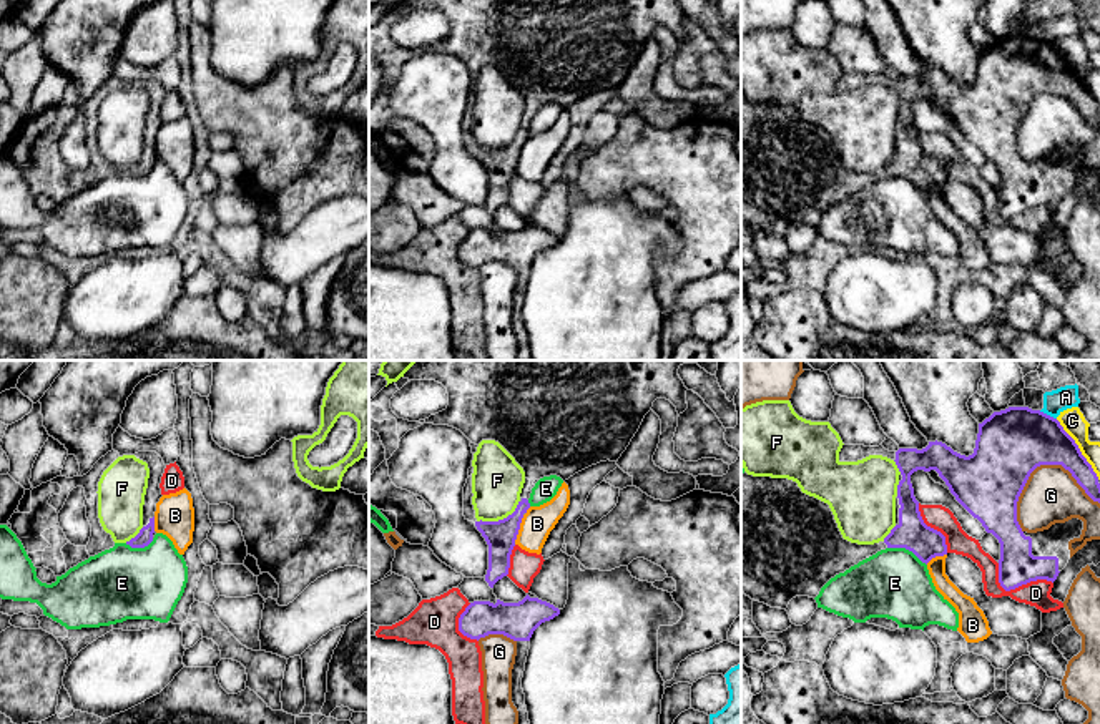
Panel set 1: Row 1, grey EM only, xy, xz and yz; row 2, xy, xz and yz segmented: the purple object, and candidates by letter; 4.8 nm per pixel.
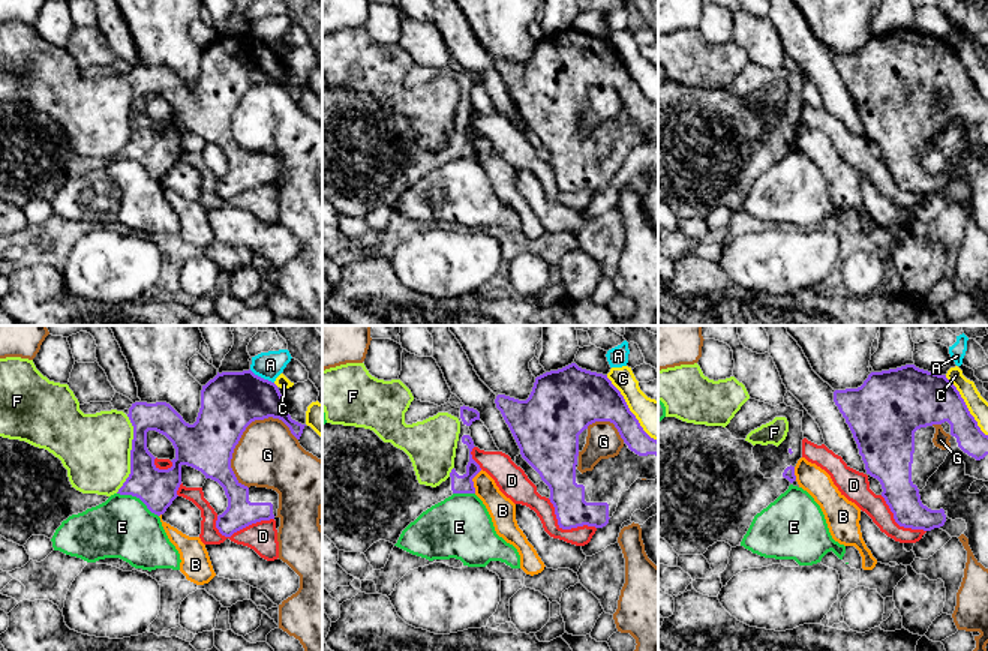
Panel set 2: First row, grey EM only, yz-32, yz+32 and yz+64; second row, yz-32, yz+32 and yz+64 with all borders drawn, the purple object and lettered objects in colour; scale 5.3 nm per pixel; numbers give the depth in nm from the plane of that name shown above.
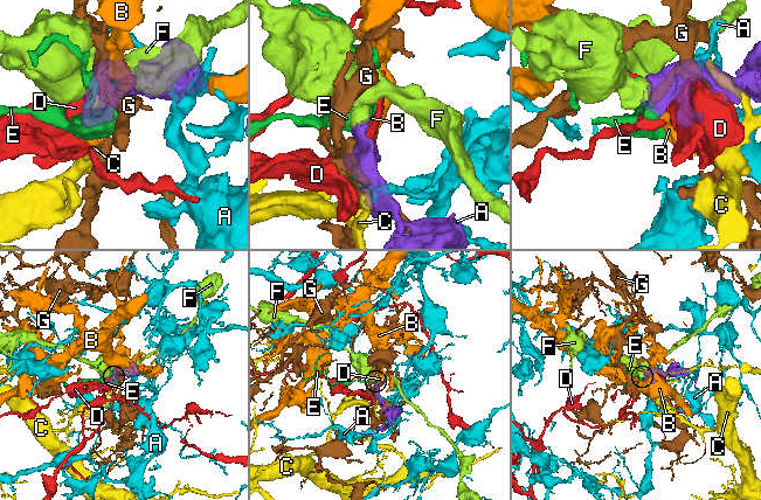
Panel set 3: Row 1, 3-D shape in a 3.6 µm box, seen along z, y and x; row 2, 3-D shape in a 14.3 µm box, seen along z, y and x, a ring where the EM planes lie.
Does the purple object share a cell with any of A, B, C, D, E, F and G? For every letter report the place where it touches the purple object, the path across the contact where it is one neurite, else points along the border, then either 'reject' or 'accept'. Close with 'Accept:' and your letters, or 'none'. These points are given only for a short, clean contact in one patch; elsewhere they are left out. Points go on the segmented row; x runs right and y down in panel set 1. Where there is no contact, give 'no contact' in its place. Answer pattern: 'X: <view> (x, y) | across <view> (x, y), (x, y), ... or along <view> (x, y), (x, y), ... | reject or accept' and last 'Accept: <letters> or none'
A: yz (1045, 414) | reject
B: xz (519, 525) | along xz (530, 507), (522, 518), (514, 543) | reject
C: yz (1079, 449) | reject
D: yz (1016, 587) | reject
E: yz (908, 548) | along yz (888, 547), (904, 547), (926, 565) | reject
F: xz (500, 520) | along xz (519, 500), (517, 507), (505, 517), (477, 522) | reject
G: yz (1042, 464) | reject
Accept: none

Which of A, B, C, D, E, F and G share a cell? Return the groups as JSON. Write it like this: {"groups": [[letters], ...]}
{"groups": [["A"], ["B"], ["C"], ["D"], ["E"], ["F"], ["G"]]}

